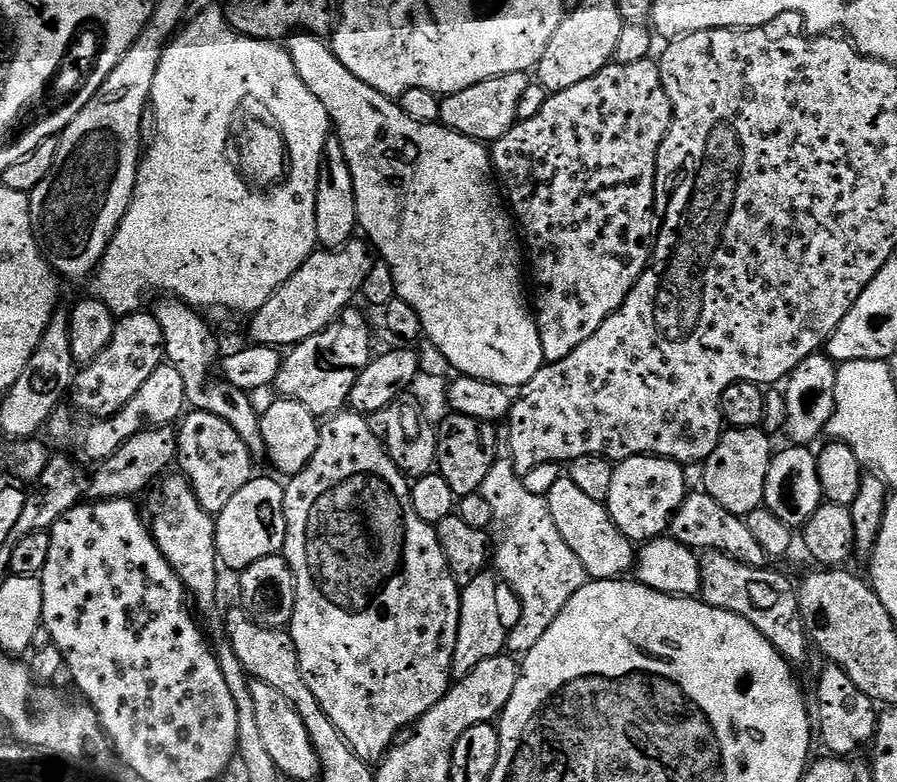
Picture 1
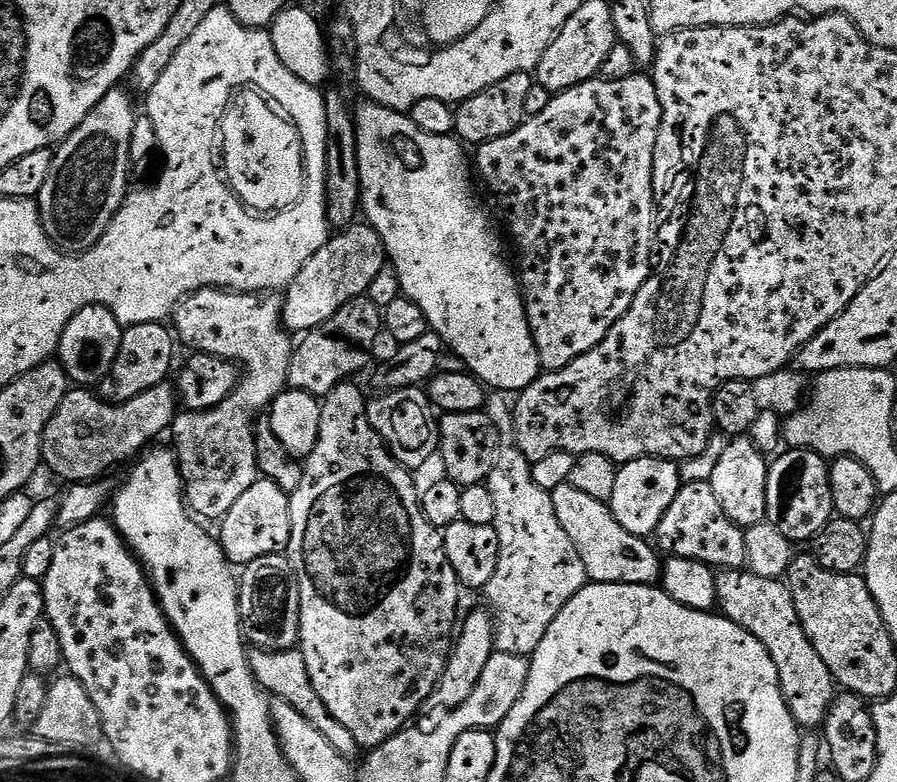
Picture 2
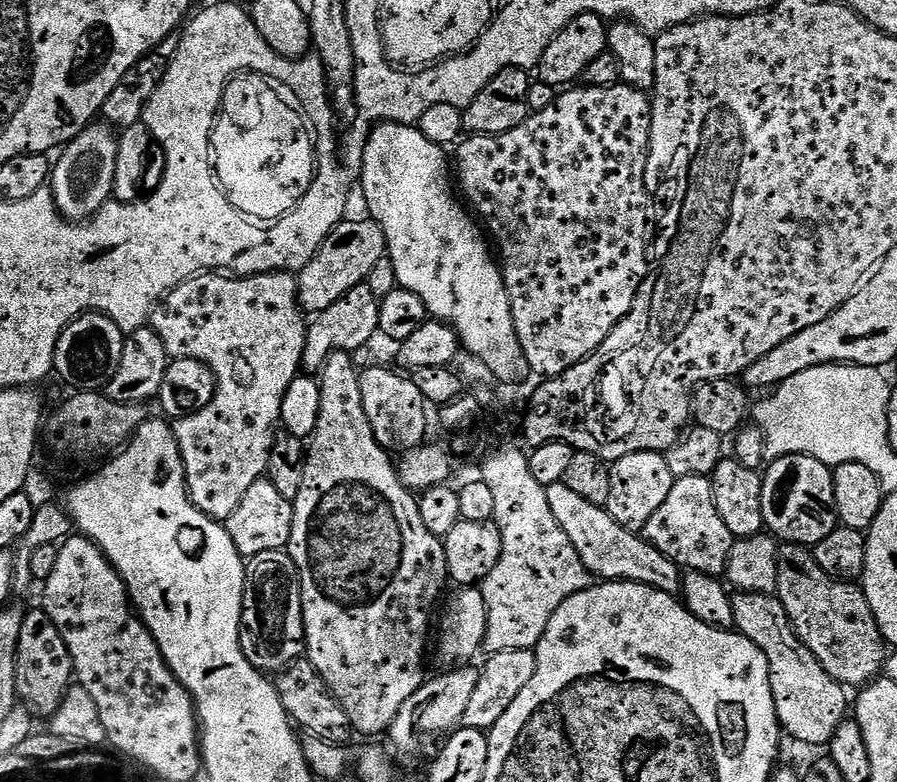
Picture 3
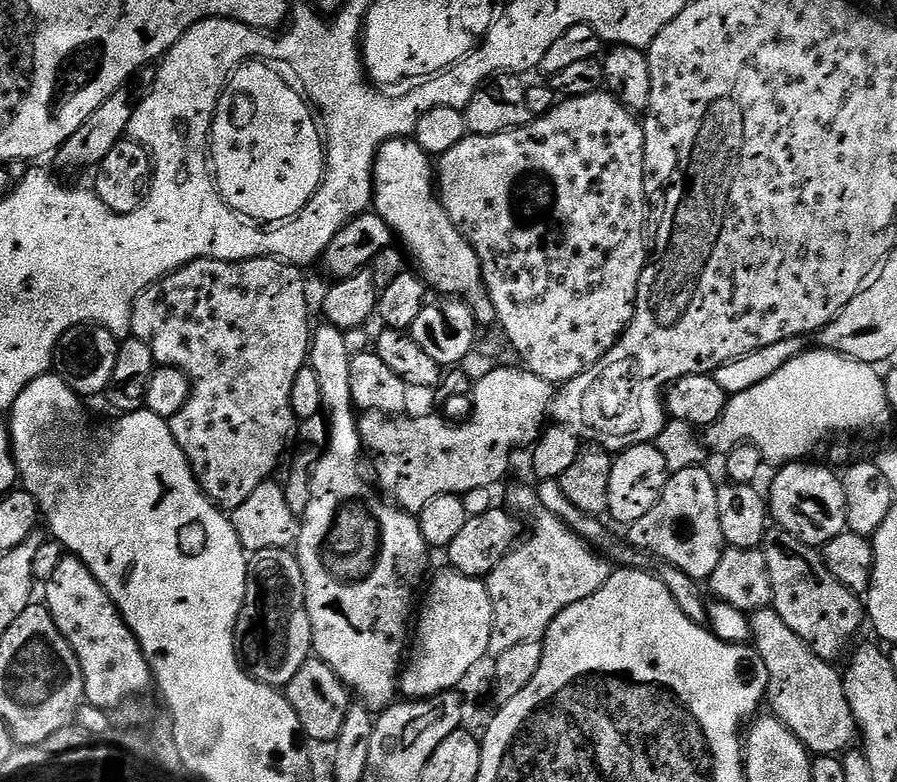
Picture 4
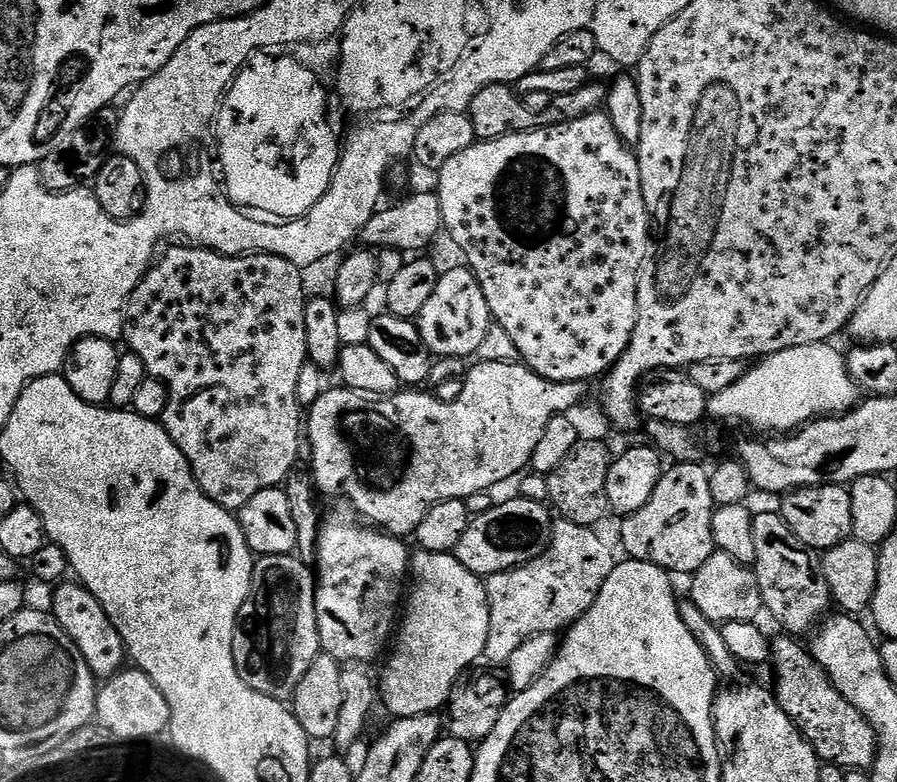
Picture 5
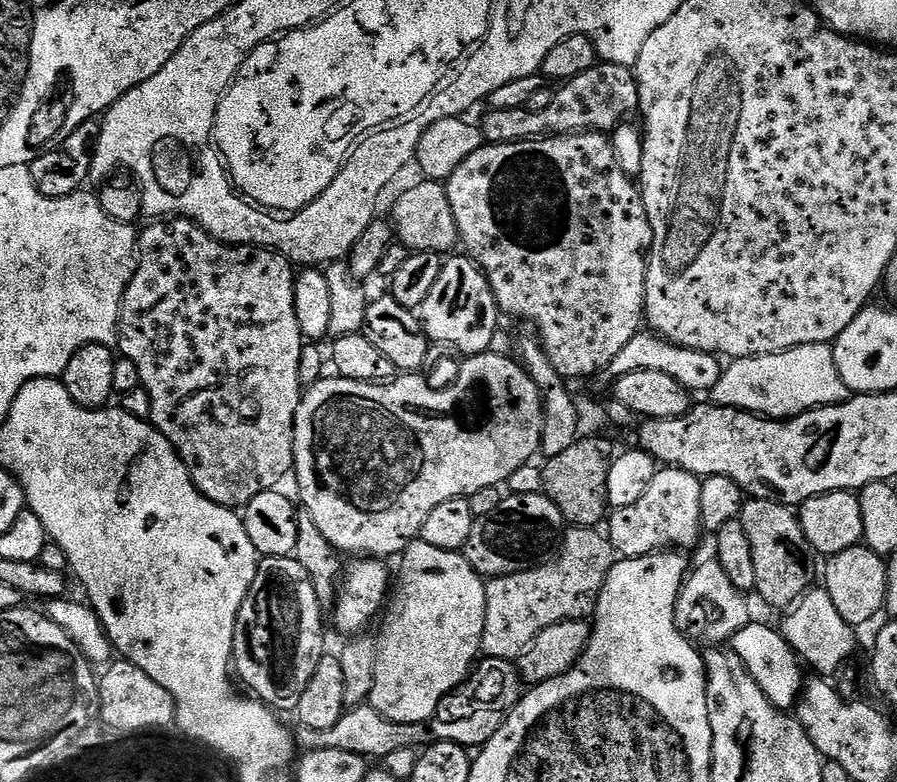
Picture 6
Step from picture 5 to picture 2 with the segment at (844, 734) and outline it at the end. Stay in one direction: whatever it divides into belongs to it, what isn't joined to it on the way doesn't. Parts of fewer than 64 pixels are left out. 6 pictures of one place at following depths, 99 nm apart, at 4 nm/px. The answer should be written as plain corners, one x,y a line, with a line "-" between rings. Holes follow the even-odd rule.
720,570
716,572
716,603
727,620
742,626
766,646
770,658
774,658
774,666
778,666
782,698
786,698
786,706
796,723
804,730
819,729
838,694
838,685
810,638
806,638
787,583
783,579
760,577
751,570

